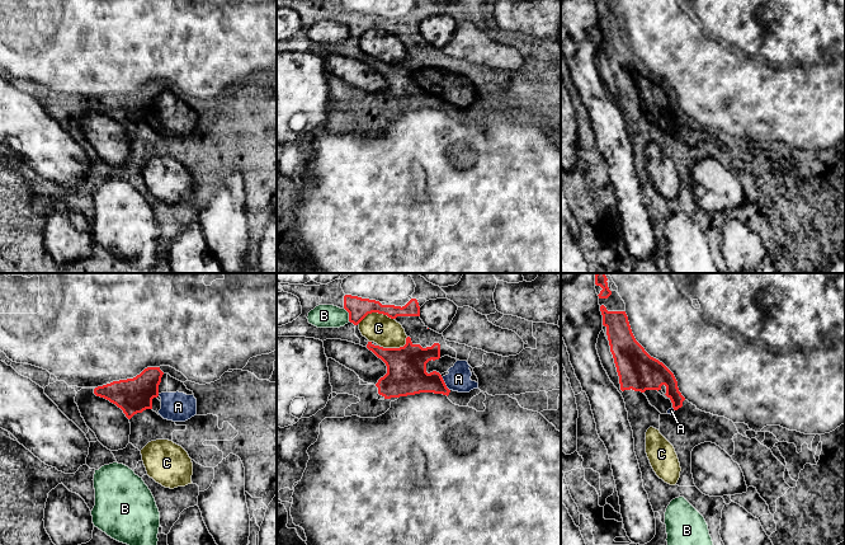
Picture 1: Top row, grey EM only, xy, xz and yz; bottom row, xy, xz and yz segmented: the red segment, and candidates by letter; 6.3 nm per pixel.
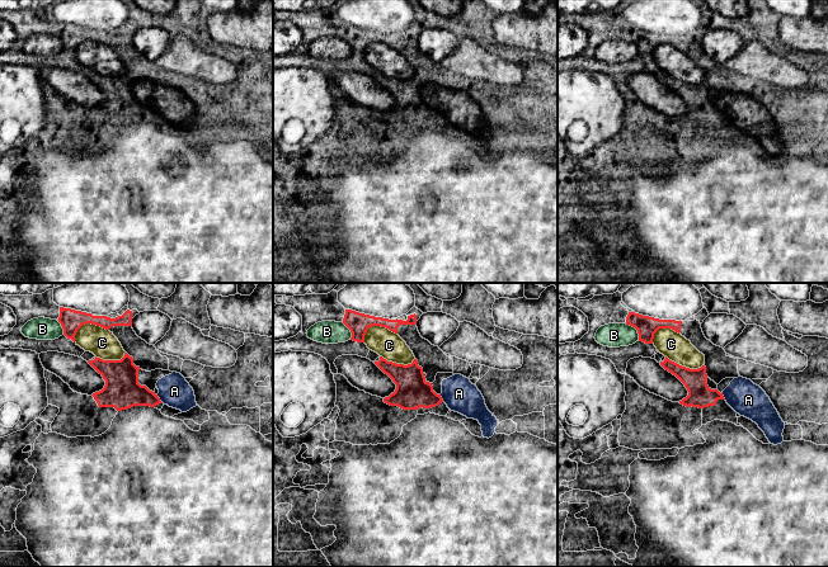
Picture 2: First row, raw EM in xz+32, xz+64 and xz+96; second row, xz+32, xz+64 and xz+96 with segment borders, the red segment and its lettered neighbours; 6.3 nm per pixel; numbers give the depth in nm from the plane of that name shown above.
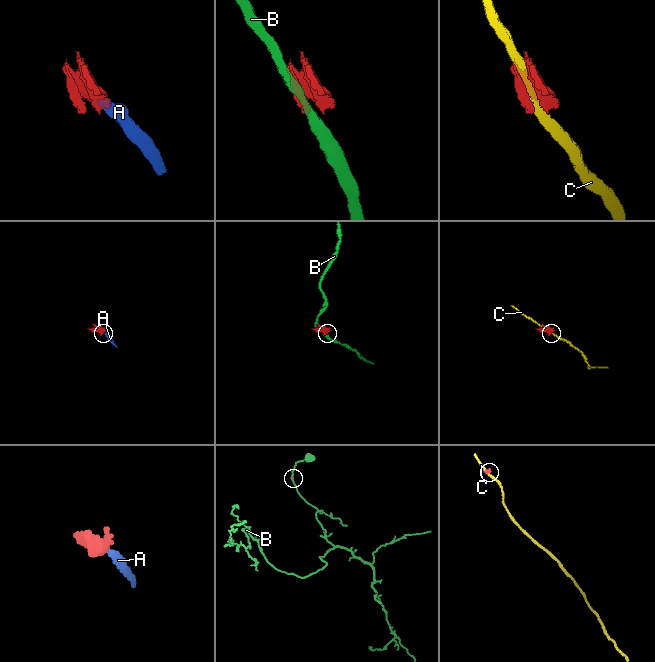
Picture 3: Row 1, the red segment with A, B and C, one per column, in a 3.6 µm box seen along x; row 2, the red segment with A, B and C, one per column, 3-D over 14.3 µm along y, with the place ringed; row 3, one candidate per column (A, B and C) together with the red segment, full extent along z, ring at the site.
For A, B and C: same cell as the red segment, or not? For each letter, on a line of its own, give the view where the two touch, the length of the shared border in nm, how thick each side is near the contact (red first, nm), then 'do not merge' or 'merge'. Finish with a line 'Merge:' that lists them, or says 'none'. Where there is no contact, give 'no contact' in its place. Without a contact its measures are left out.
A: xz | 100 nm | 260/150 nm | merge
B: xz | 90 nm | 140/140 nm | do not merge
C: xz | 240 nm | 140/190 nm | do not merge
Merge: A

